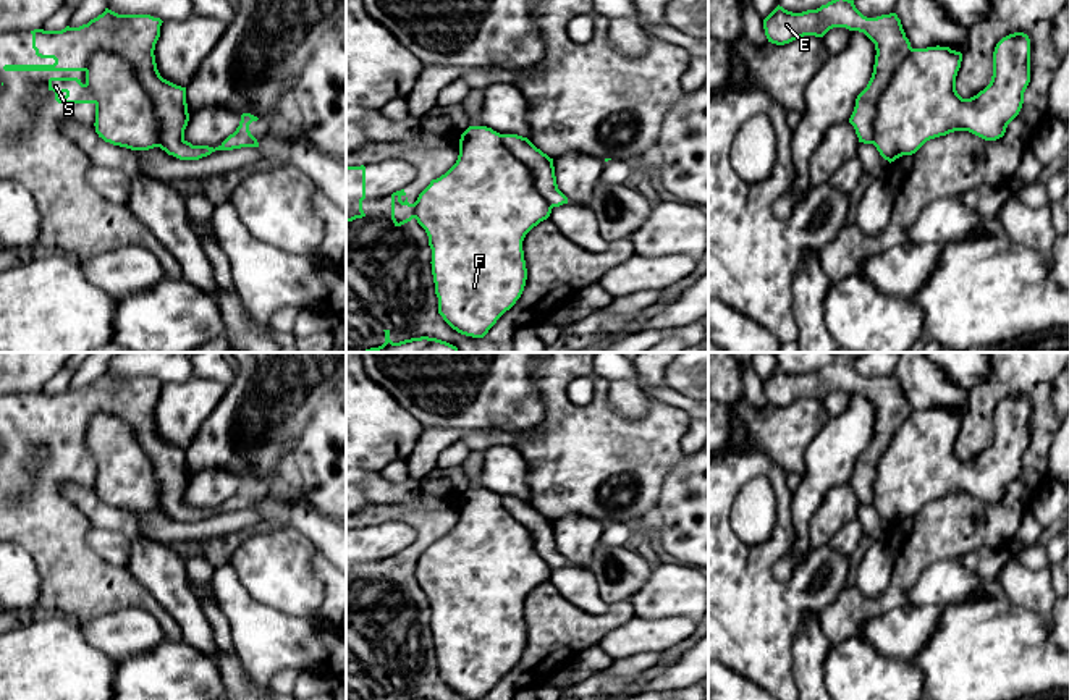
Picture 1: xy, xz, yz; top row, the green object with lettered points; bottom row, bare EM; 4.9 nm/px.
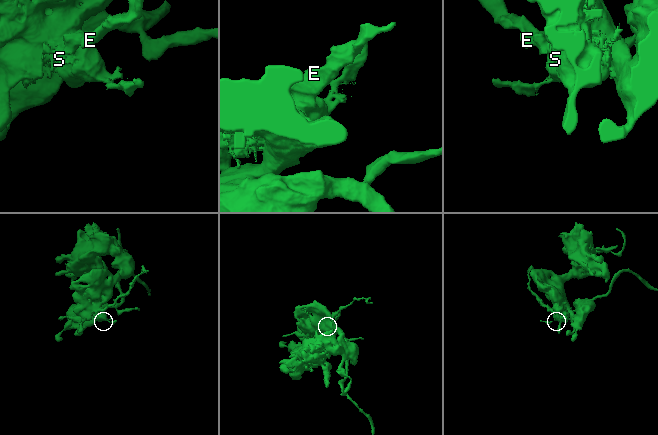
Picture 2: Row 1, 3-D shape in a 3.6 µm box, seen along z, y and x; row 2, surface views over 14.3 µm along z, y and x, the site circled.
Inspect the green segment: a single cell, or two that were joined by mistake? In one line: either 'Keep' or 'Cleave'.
Cleave

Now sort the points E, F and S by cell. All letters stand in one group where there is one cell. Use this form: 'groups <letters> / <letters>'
groups E S / F

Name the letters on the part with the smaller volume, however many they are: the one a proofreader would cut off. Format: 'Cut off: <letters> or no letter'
Cut off: E, S

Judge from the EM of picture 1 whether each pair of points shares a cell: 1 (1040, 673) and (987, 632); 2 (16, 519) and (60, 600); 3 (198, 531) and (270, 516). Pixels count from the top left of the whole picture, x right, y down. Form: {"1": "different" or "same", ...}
{"1": "same", "2": "same", "3": "same"}

